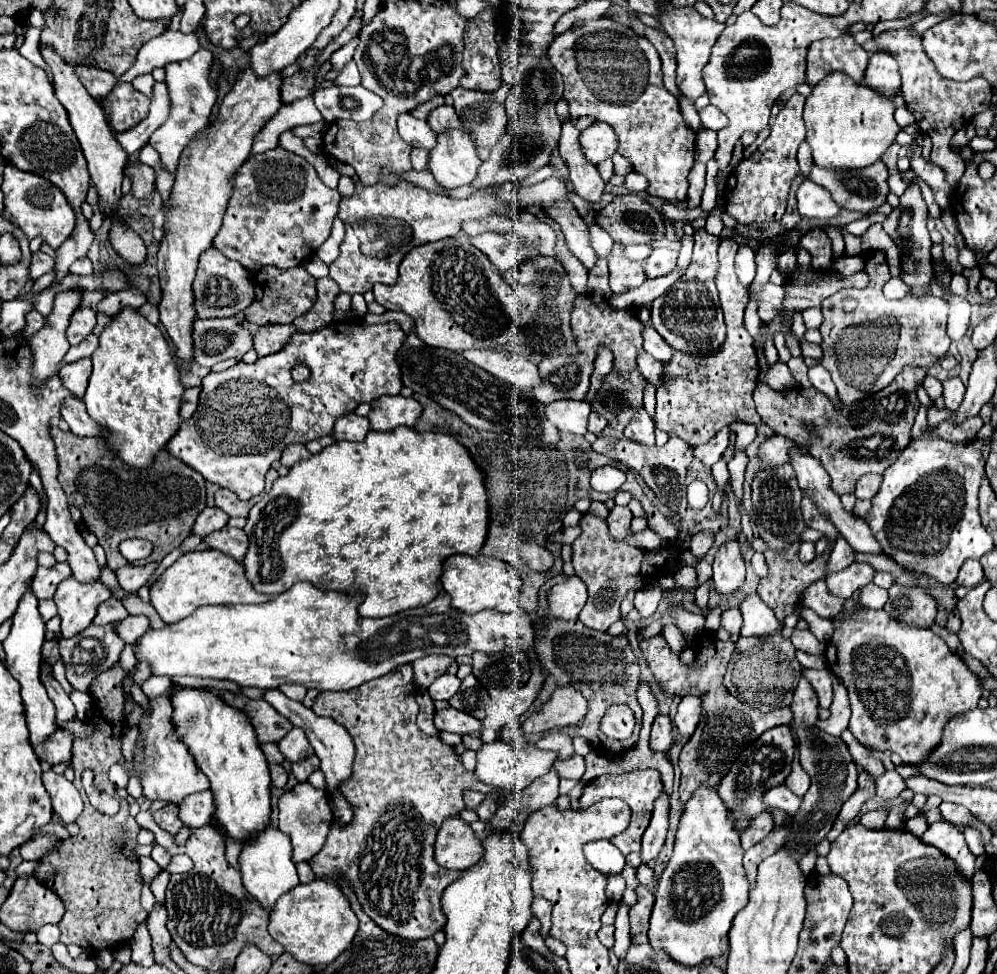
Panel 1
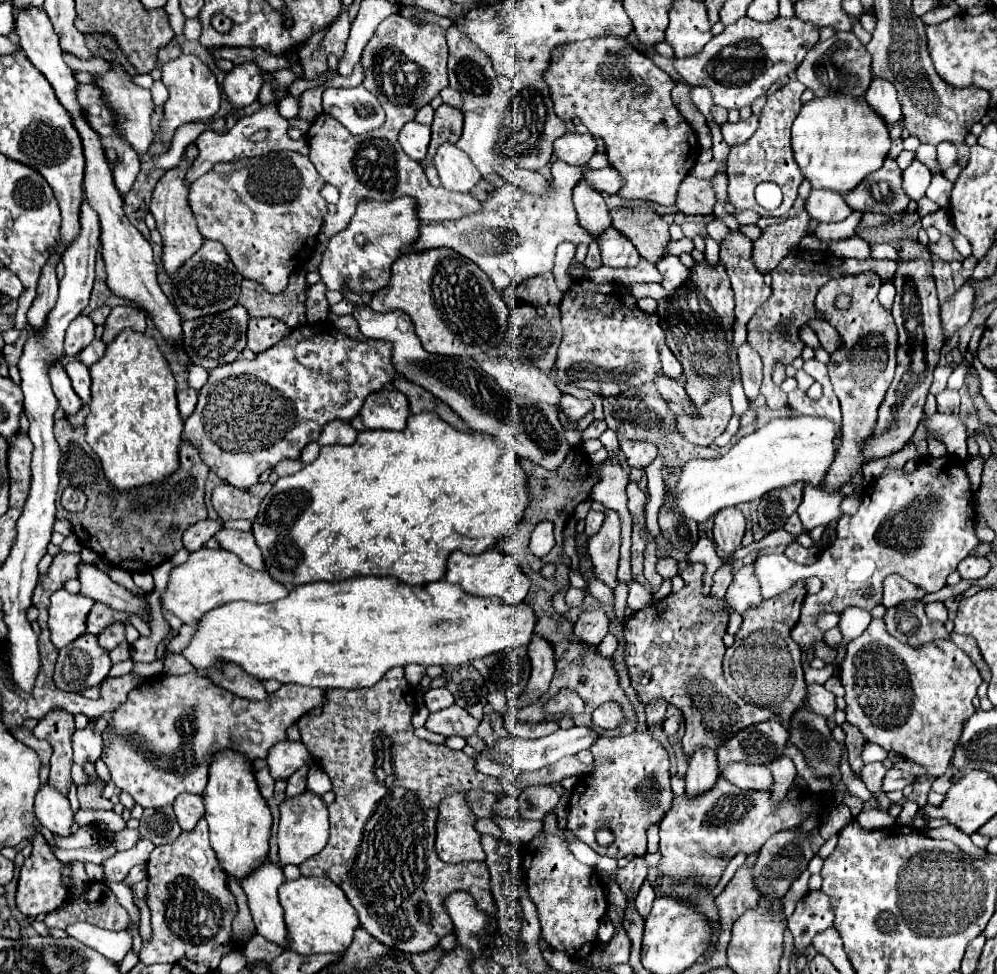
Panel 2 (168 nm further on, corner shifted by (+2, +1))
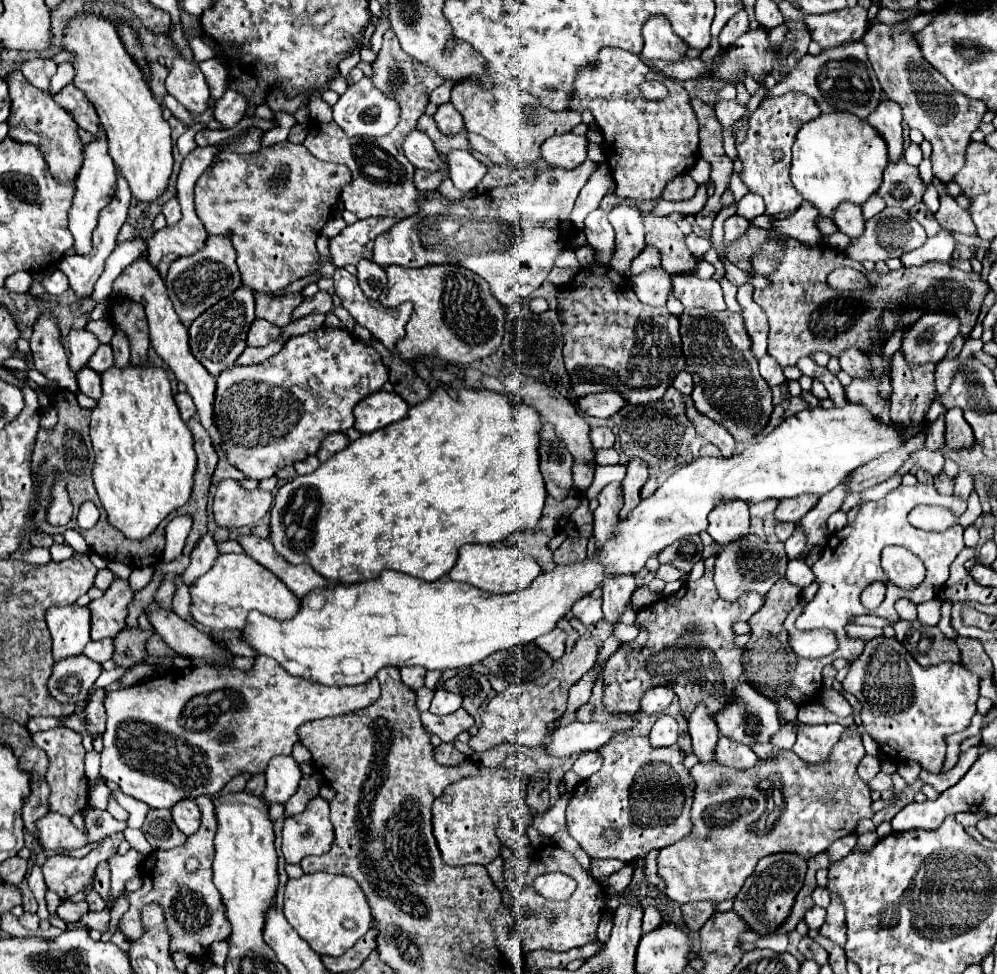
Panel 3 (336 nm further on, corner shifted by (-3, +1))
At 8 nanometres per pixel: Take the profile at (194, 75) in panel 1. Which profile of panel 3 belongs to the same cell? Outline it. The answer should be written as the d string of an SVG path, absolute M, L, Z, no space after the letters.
M174 58L168 78L166 78L166 90L188 112L202 114L208 108L210 90L204 80L204 74L200 72L196 64L188 64L182 58Z

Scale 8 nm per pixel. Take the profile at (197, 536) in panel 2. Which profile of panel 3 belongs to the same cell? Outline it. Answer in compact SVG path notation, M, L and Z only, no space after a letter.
M206 534L206 536L198 542L198 546L194 548L190 566L182 572L182 580L184 580L184 584L186 584L188 588L190 588L190 586L194 586L196 578L200 578L202 574L206 574L206 572L214 566L216 556L218 556L216 542L212 540L212 536L210 536L210 534Z

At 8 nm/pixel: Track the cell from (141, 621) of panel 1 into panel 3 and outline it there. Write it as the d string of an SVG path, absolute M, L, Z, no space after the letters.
M112 638L110 640L100 640L100 642L88 642L84 648L84 656L90 660L102 664L112 658Z

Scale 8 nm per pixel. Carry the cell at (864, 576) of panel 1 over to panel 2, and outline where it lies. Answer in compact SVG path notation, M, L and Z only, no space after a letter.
M927 456L921 460L921 464L913 472L905 472L905 468L885 468L883 474L869 484L863 494L861 494L861 506L857 514L849 518L841 518L837 522L837 540L831 544L827 550L831 558L817 560L811 566L797 566L793 560L783 556L781 552L759 552L757 554L757 564L755 564L755 574L761 584L761 596L771 598L779 594L781 590L793 586L793 582L809 576L819 576L823 580L823 590L807 596L805 604L801 608L801 620L793 628L791 636L797 644L811 648L815 646L815 640L823 640L823 632L815 626L815 616L821 612L843 612L847 606L861 606L871 610L881 602L881 588L883 580L887 574L901 574L905 580L913 582L917 588L923 588L925 592L937 592L941 590L947 582L947 576L957 568L957 564L967 558L979 544L981 540L977 538L975 532L975 500L969 484L969 476L965 472L965 466L953 458L953 456L943 456L943 458L931 458Z

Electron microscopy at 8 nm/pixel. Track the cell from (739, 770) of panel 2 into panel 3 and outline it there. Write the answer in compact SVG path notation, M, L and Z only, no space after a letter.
M720 736L720 740L718 740L714 756L722 764L730 764L732 768L744 768L744 770L752 768L758 762L758 756L748 746L738 744L724 736Z

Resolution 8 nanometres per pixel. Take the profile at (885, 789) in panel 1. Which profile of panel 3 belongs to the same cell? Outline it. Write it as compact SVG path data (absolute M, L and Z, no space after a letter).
M864 756L858 764L858 776L864 782L870 782L880 772L880 760L876 756Z

